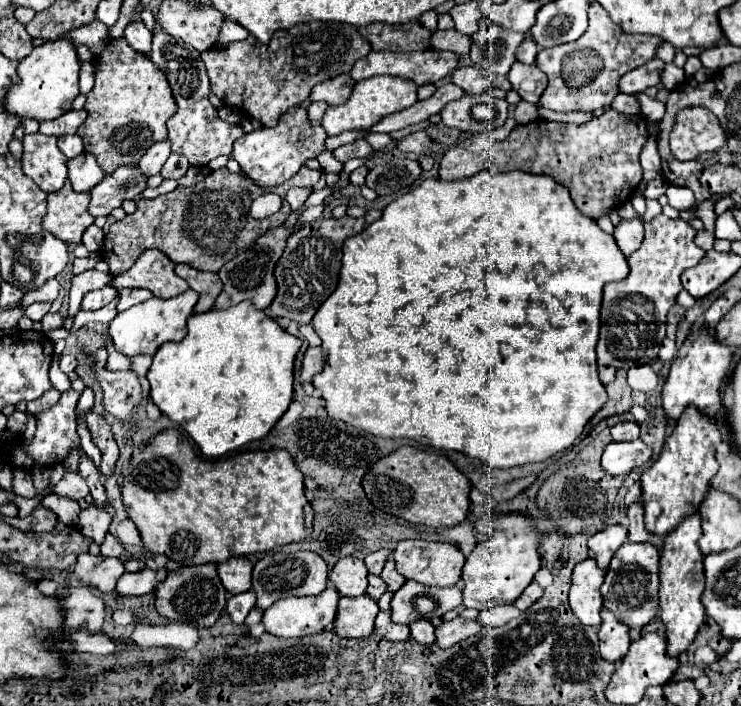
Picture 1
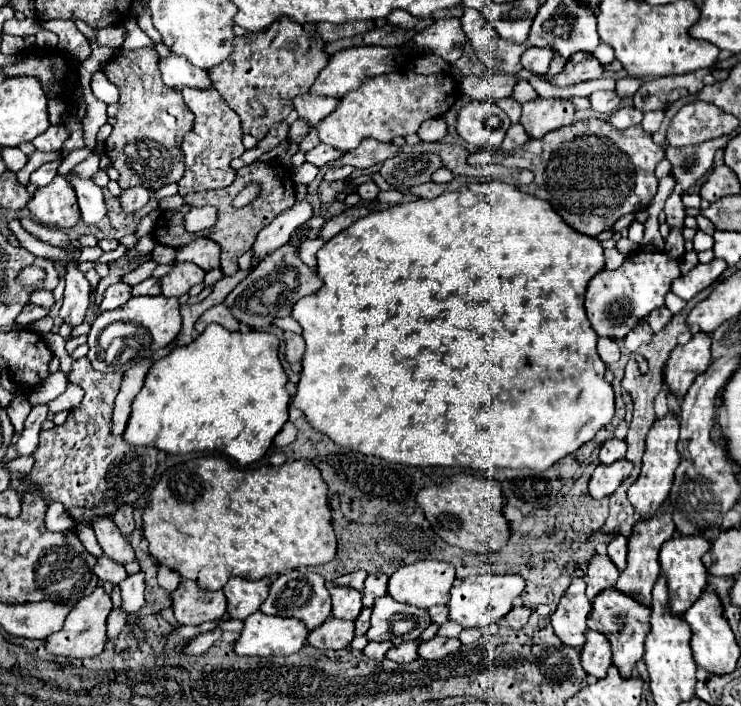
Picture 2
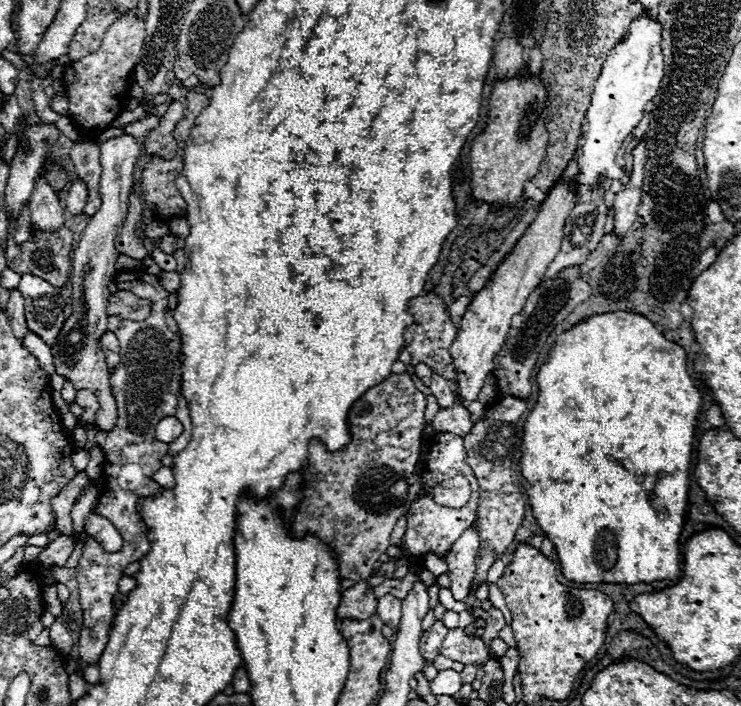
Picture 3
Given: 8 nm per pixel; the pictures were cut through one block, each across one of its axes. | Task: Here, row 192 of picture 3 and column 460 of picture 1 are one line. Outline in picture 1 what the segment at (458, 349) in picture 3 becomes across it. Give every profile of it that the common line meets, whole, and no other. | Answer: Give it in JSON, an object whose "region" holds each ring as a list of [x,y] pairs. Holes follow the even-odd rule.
{"region":[[[402,540],[394,550],[396,568],[404,578],[412,578],[426,586],[452,586],[462,576],[464,554],[458,546],[448,542],[428,542],[428,540]]]}

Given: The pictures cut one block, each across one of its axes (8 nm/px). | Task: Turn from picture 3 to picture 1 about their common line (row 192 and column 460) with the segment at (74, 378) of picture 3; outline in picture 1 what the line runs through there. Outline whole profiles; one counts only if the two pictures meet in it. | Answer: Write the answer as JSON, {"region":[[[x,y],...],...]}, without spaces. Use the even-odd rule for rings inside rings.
{"region":[[[484,92],[484,94],[480,94],[480,96],[470,96],[470,94],[466,94],[464,98],[460,98],[460,100],[456,100],[456,102],[450,102],[450,104],[442,110],[440,118],[442,118],[442,122],[444,122],[446,126],[458,128],[458,130],[462,130],[462,132],[472,132],[472,134],[488,132],[488,130],[492,130],[494,126],[504,124],[504,120],[506,120],[506,112],[504,112],[504,110],[496,110],[496,118],[494,118],[492,122],[474,120],[474,118],[470,116],[470,108],[472,108],[474,104],[478,104],[478,102],[506,104],[506,112],[508,112],[508,102],[506,102],[506,100],[498,100],[498,98],[490,96],[488,92]]]}

